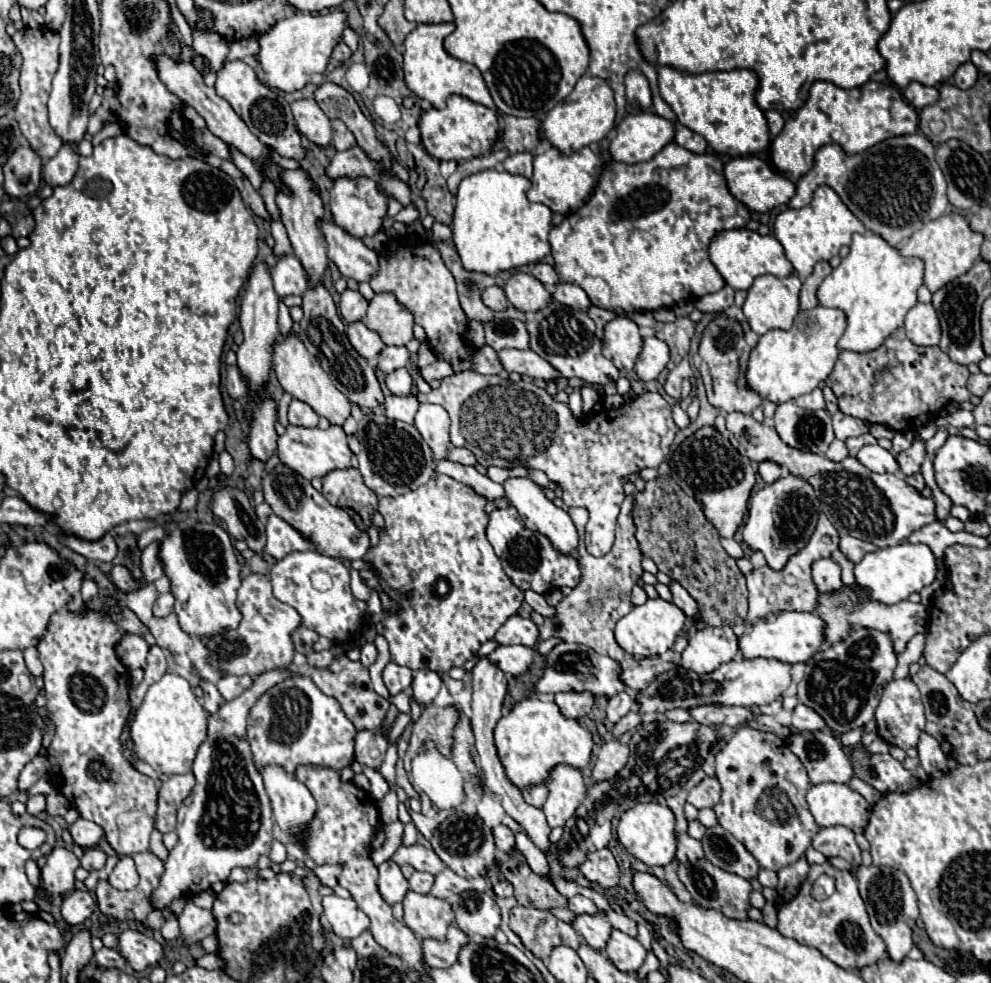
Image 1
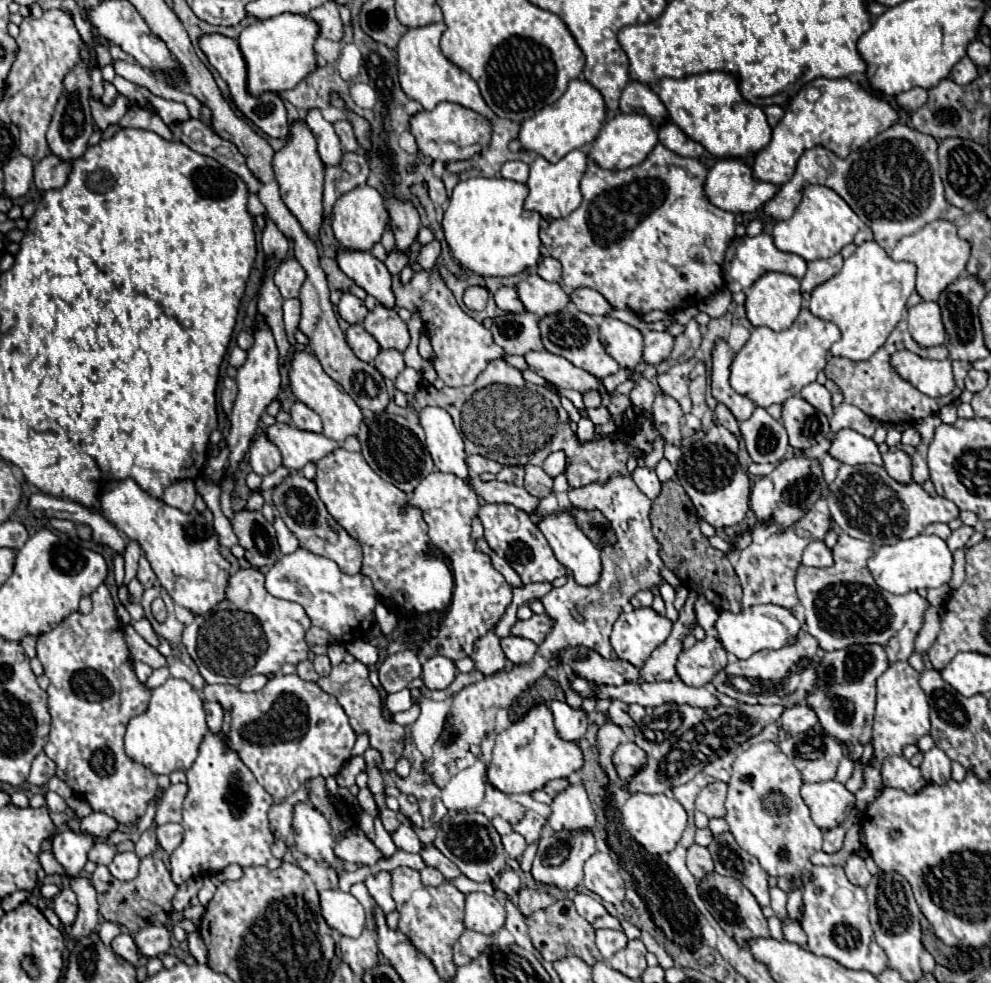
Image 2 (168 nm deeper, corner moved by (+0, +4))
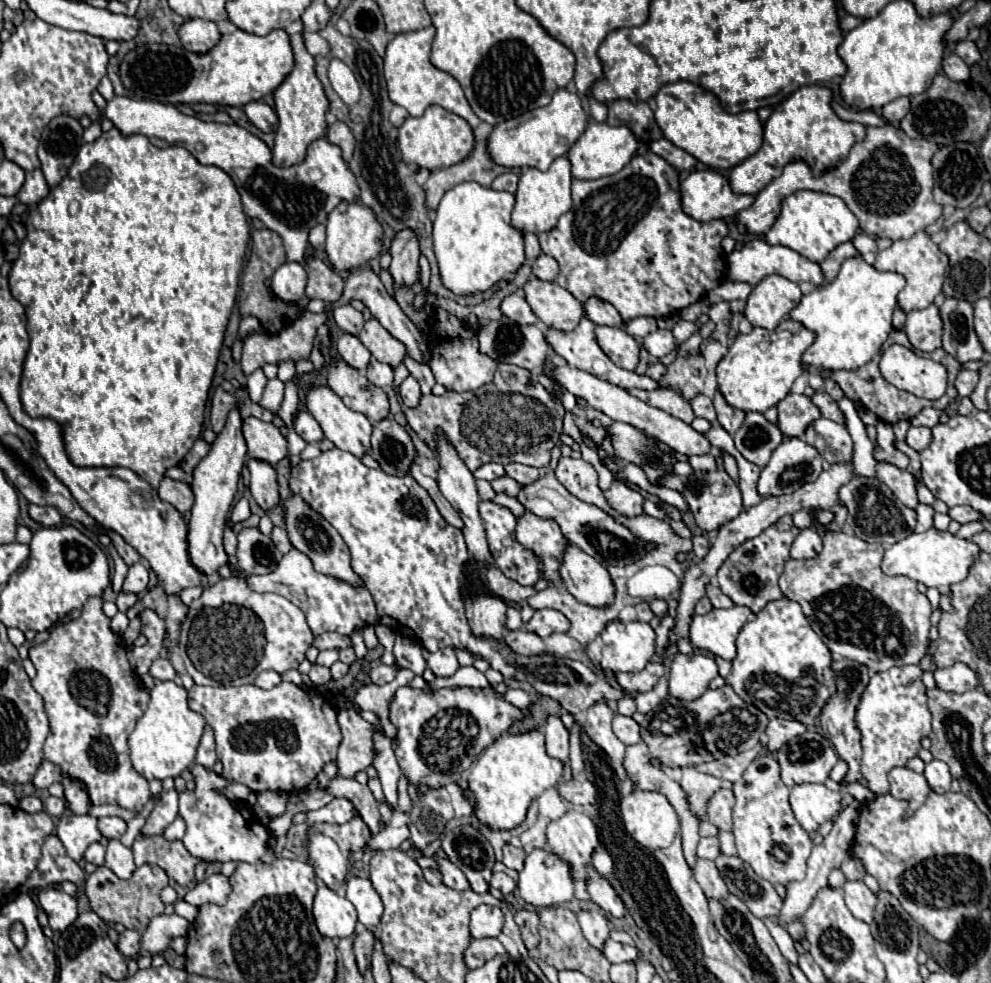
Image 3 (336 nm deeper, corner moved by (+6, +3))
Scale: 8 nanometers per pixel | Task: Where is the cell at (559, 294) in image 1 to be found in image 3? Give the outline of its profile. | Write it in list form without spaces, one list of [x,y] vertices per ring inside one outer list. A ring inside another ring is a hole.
[[[588,298],[584,302],[584,310],[586,310],[586,316],[594,324],[606,324],[606,326],[616,326],[616,328],[624,326],[622,316],[610,302],[604,302],[600,298]]]

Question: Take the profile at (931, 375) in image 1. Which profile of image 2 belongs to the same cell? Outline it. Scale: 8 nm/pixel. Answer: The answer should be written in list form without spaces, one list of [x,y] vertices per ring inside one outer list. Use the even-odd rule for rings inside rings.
[[[896,327],[888,341],[884,343],[884,347],[880,347],[870,359],[866,361],[850,361],[850,359],[844,359],[844,357],[834,357],[830,355],[828,357],[828,365],[824,369],[826,377],[830,381],[834,381],[842,395],[844,395],[844,403],[850,403],[858,409],[862,409],[866,415],[870,415],[872,419],[876,421],[888,421],[892,425],[904,425],[904,423],[910,423],[910,421],[920,421],[924,417],[930,417],[930,415],[936,415],[940,407],[956,401],[960,397],[960,393],[964,391],[964,377],[966,373],[970,371],[970,363],[964,363],[964,361],[952,361],[952,371],[954,371],[954,381],[956,381],[956,387],[952,393],[944,395],[944,397],[928,397],[924,393],[920,393],[912,383],[908,383],[906,379],[902,379],[898,375],[898,371],[894,369],[892,365],[892,355],[900,349],[906,349],[906,351],[912,351],[924,359],[946,359],[948,357],[948,349],[944,345],[938,345],[938,347],[918,347],[918,343],[910,337],[908,331]]]

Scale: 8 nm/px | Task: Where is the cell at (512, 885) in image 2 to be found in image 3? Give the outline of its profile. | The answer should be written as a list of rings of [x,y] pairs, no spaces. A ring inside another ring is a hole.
[[[494,872],[490,880],[492,888],[498,888],[502,894],[512,894],[516,888],[516,880],[506,872]]]

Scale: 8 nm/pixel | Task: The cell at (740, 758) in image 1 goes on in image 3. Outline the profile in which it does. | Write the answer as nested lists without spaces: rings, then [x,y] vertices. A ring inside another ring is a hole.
[[[758,756],[748,770],[744,772],[742,780],[734,782],[732,786],[736,804],[734,804],[734,836],[738,856],[752,866],[752,870],[772,884],[788,884],[794,880],[802,880],[806,874],[806,860],[812,850],[810,836],[798,826],[794,812],[790,810],[788,794],[790,790],[780,780],[778,762],[770,756]],[[776,848],[786,852],[786,860],[778,860],[774,854]]]

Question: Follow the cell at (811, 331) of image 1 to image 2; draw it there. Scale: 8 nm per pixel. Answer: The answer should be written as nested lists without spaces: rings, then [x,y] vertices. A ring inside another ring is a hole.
[[[804,307],[790,329],[754,329],[748,343],[736,353],[732,361],[730,385],[736,393],[750,397],[758,407],[784,403],[788,397],[798,395],[806,385],[816,381],[816,375],[826,365],[832,343],[838,339],[840,329],[832,321],[820,319]]]

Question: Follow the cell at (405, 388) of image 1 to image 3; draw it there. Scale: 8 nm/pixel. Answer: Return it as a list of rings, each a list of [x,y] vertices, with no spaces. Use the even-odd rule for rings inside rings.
[[[408,376],[402,384],[400,384],[400,398],[402,398],[402,404],[408,406],[408,408],[414,408],[420,404],[420,386],[418,386],[418,380],[414,376]]]

